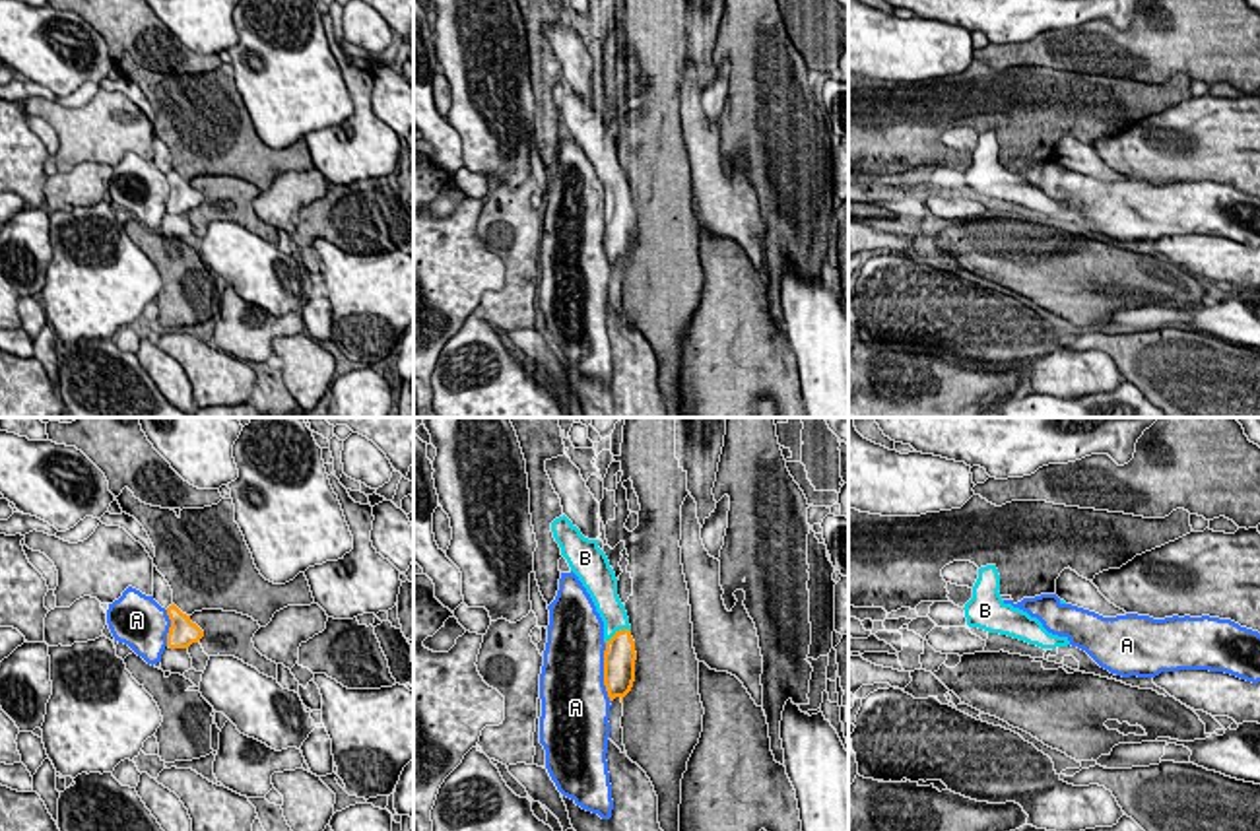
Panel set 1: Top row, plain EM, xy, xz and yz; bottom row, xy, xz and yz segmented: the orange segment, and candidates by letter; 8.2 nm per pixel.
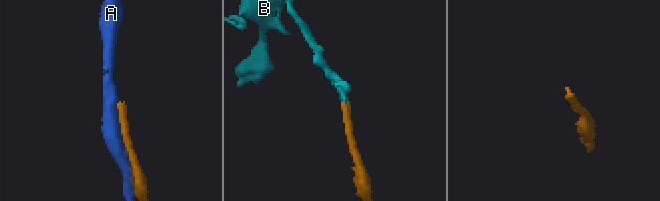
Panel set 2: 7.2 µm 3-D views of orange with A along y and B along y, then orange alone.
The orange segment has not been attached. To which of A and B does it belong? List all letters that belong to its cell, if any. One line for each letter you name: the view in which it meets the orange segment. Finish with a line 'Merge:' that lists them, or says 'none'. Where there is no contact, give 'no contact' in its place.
B: meets orange in xz
Merge: B

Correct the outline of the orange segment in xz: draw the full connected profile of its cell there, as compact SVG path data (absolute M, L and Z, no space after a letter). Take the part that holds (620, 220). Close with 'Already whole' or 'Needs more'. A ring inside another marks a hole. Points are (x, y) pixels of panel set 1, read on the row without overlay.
M565 80L551 87L551 97L604 186L604 250L610 266L619 262L623 268L635 247L637 217L625 171L617 161L615 138L598 105L584 103Z. Needs more

